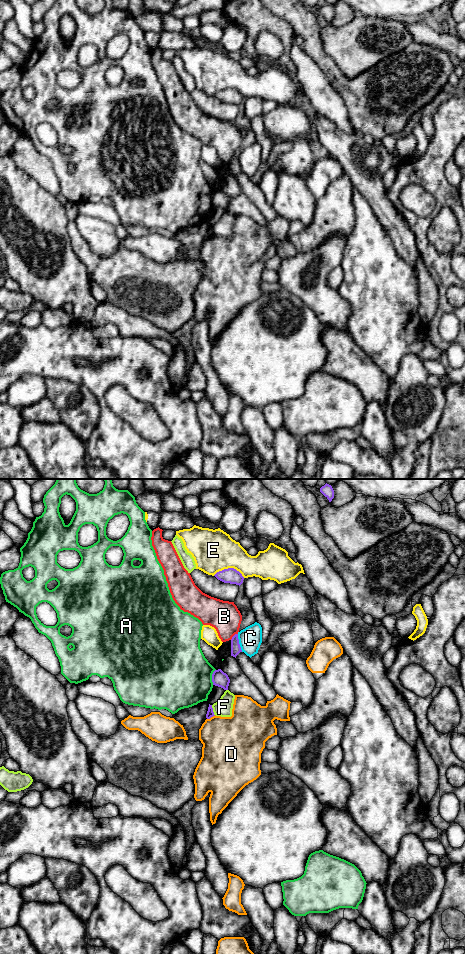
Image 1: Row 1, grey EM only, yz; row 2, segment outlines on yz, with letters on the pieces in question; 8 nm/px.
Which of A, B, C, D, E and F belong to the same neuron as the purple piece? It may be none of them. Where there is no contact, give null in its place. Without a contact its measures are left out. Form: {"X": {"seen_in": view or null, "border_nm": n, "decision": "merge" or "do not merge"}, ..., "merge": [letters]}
{"A": {"seen_in": "yz", "border_nm": 130, "decision": "do not merge"}, "B": {"seen_in": "yz", "border_nm": 80, "decision": "do not merge"}, "C": {"seen_in": "yz", "border_nm": 150, "decision": "do not merge"}, "D": {"seen_in": "yz", "border_nm": 80, "decision": "do not merge"}, "E": {"seen_in": "yz", "border_nm": 260, "decision": "do not merge"}, "F": {"seen_in": "yz", "border_nm": 90, "decision": "do not merge"}, "merge": []}

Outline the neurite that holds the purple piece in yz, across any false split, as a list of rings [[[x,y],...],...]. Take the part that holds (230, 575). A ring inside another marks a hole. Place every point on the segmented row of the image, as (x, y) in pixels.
[[[234,568],[224,569],[217,572],[214,576],[224,583],[236,584],[239,586],[243,583],[244,580],[242,574]]]

